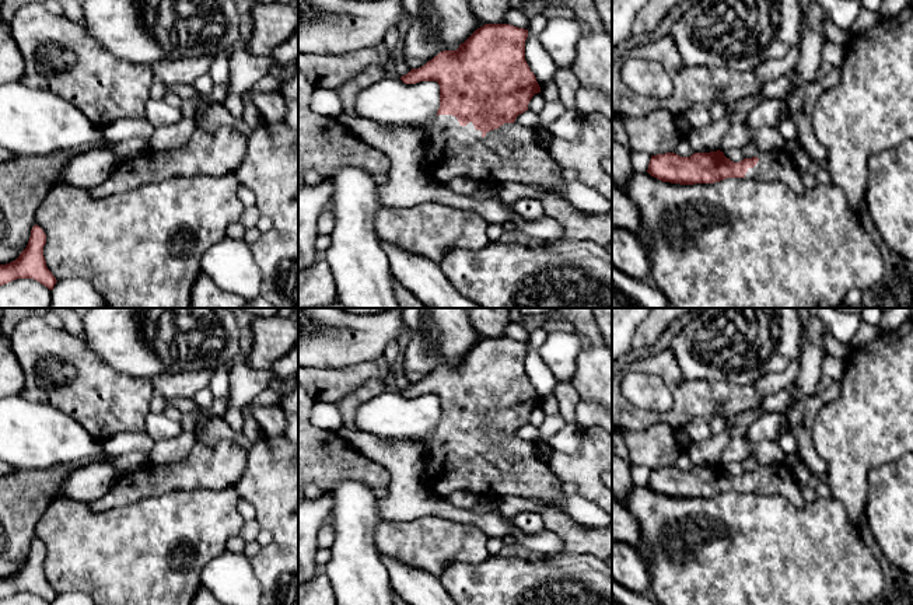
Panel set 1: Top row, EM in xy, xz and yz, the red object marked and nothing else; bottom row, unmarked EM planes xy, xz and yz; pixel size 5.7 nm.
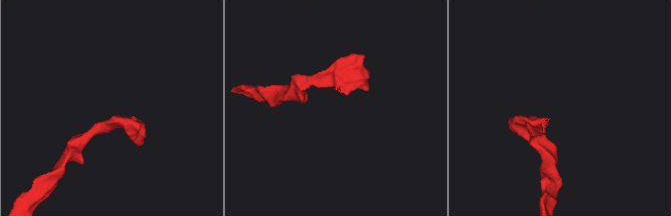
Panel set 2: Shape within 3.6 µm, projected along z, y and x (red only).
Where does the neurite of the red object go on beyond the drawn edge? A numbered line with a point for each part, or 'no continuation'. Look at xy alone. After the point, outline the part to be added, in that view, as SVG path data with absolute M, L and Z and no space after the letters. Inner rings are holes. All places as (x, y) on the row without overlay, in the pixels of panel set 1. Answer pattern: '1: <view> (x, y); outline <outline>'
no continuation

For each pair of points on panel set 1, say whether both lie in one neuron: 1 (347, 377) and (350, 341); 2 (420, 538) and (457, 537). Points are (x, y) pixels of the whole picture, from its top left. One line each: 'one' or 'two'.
1: two
2: one

